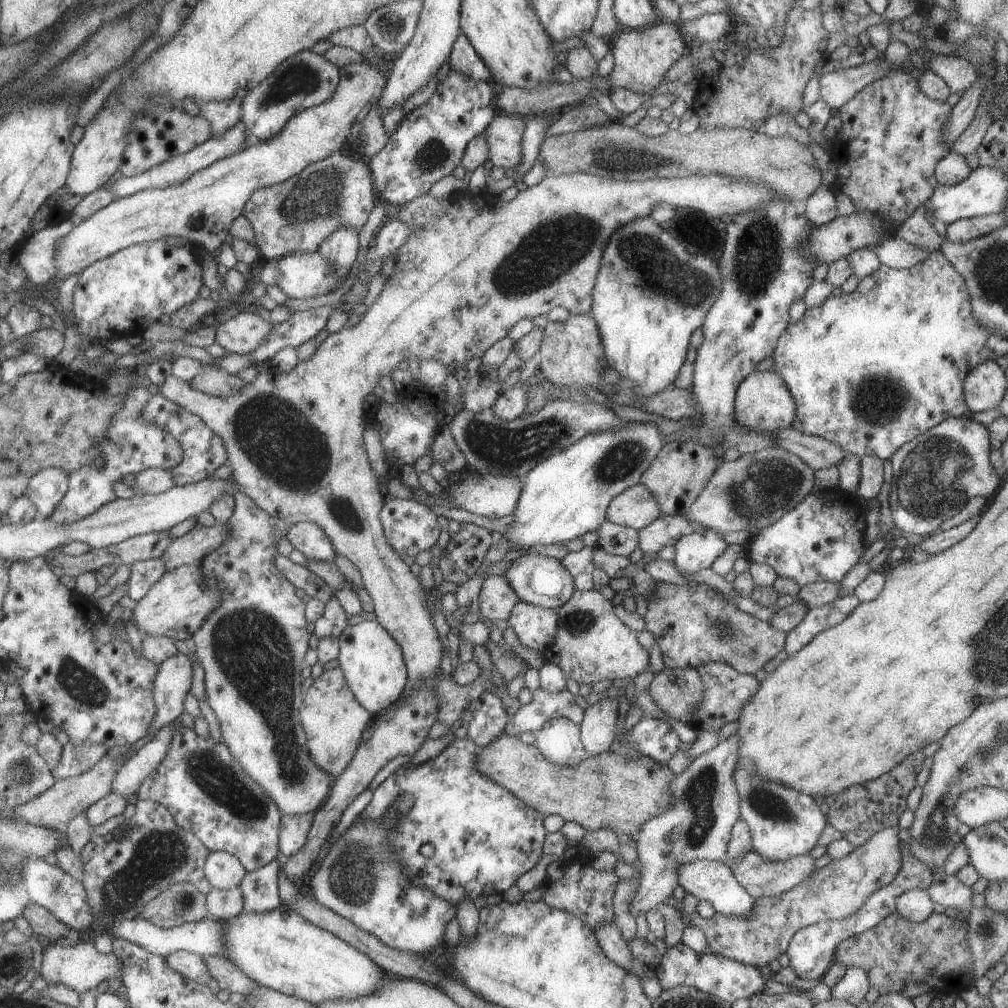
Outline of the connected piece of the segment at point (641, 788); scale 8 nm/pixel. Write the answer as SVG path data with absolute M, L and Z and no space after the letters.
M503 733L475 756L475 770L508 790L525 806L542 815L557 814L593 832L599 828L613 830L616 835L634 836L639 826L673 804L669 782L673 772L666 763L646 756L627 760L618 752L589 755L587 760L572 767L547 762L534 744L524 744L518 735Z

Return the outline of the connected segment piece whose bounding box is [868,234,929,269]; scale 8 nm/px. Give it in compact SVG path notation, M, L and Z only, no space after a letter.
M890 234L885 240L881 241L879 246L868 248L877 258L881 265L888 266L893 269L906 269L918 262L923 262L929 252L907 244L905 240L897 237L895 234Z

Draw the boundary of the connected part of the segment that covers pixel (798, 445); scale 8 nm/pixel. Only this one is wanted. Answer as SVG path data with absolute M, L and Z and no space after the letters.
M793 427L775 431L775 447L795 454L814 471L837 466L845 456L845 452L839 449L837 444L815 435L798 432Z

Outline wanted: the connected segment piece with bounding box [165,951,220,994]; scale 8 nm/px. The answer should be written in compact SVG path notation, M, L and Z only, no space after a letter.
M177 951L165 956L165 962L168 962L169 968L179 976L193 980L197 984L204 984L216 994L220 990L219 985L209 976L209 970L201 958L202 956L187 951Z

